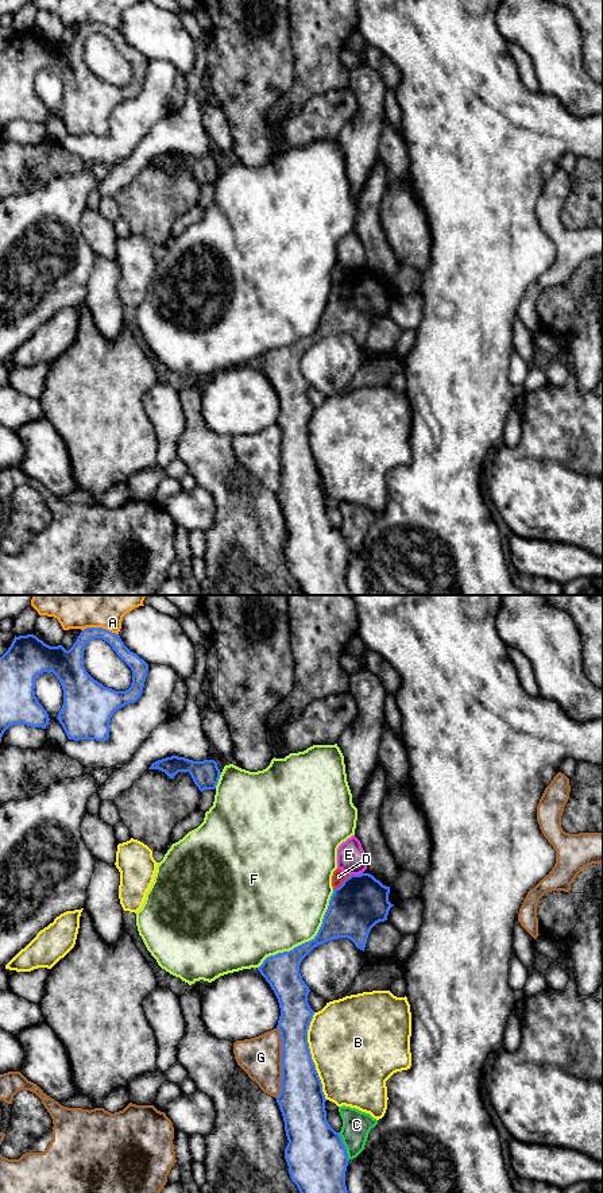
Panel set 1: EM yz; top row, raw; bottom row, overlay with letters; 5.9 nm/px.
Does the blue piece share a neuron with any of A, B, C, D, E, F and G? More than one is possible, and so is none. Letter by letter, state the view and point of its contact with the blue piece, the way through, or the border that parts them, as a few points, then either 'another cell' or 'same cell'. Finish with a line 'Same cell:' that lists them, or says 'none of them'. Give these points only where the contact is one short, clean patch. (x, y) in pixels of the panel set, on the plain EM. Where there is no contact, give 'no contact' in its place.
A: meets blue in yz at (100, 23); another cell
B: meets blue in yz at (310, 451); another cell
C: meets blue in yz at (344, 541); another cell
D: meets blue in yz at (343, 278); border along yz (351, 270), (333, 285); another cell
E: meets blue in yz at (356, 270); another cell
F: meets blue in yz at (309, 336); another cell
G: meets blue in yz at (282, 458); another cell
Same cell: none of them

